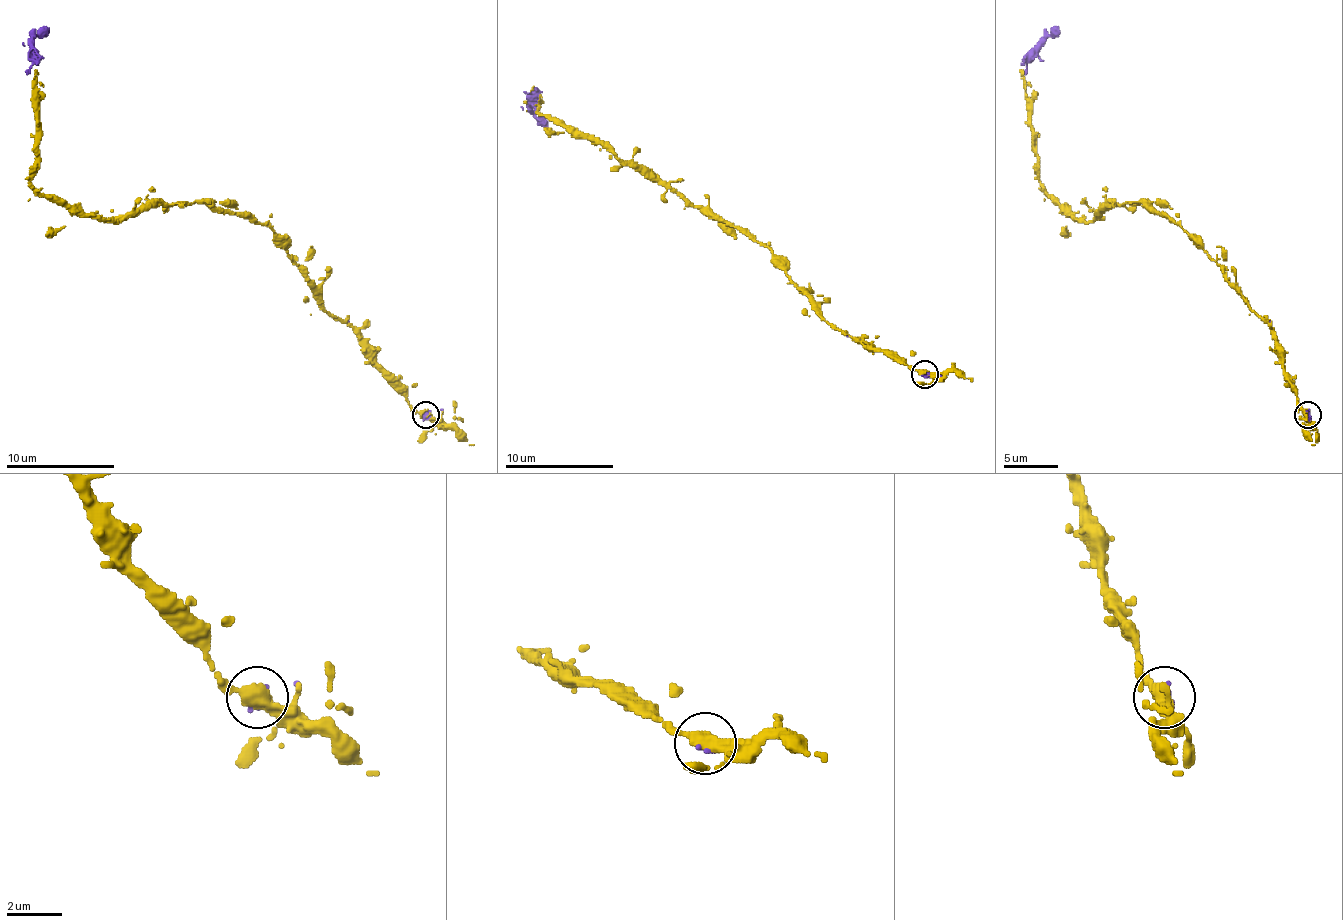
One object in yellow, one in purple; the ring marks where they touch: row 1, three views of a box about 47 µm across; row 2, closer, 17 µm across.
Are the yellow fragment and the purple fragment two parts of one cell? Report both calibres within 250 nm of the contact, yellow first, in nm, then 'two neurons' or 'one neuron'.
440/240 nm | one neuron

